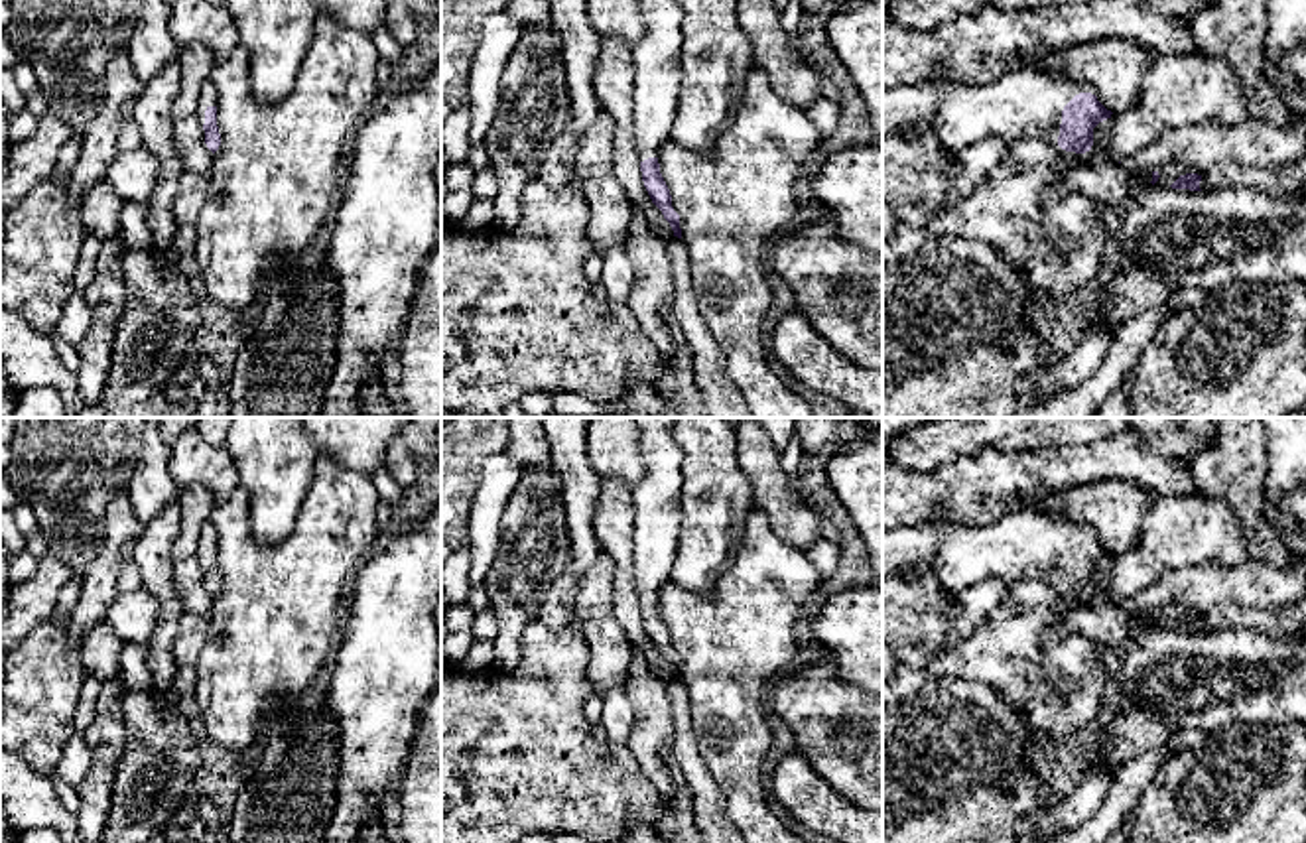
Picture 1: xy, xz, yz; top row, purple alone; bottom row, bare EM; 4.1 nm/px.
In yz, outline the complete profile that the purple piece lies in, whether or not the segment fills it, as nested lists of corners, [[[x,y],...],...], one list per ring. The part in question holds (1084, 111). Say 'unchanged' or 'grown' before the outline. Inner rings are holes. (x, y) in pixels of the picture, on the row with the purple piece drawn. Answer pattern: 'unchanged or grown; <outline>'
grown; [[[1026,71],[985,87],[938,79],[882,89],[882,136],[900,136],[908,126],[930,122],[932,136],[957,152],[987,136],[1007,142],[1032,136],[1085,154],[1093,146],[1093,128],[1111,114],[1081,87]]]

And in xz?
grown; [[[640,0],[646,32],[630,45],[634,67],[632,136],[652,203],[682,238],[680,215],[660,173],[658,150],[670,138],[682,83],[684,10],[678,0]]]

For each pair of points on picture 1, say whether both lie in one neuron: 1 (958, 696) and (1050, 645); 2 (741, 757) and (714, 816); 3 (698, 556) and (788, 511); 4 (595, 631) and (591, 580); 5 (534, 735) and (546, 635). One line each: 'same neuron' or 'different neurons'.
1: different neurons
2: different neurons
3: different neurons
4: same neuron
5: same neuron

